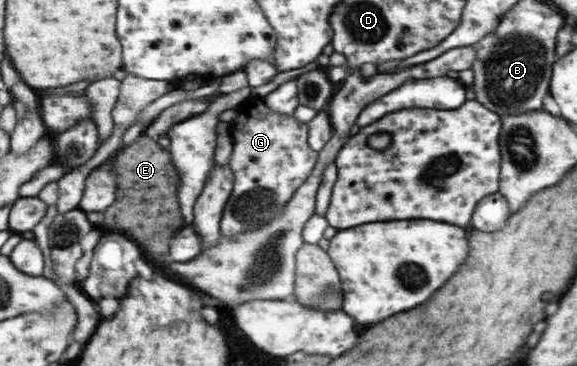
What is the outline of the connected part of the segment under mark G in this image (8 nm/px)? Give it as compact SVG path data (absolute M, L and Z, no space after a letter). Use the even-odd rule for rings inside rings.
M252 97L240 105L240 117L234 119L231 127L235 139L231 167L236 174L236 187L222 219L226 237L262 229L278 219L296 191L311 178L321 156L312 149L309 123L298 121L294 115L272 111L260 97Z

